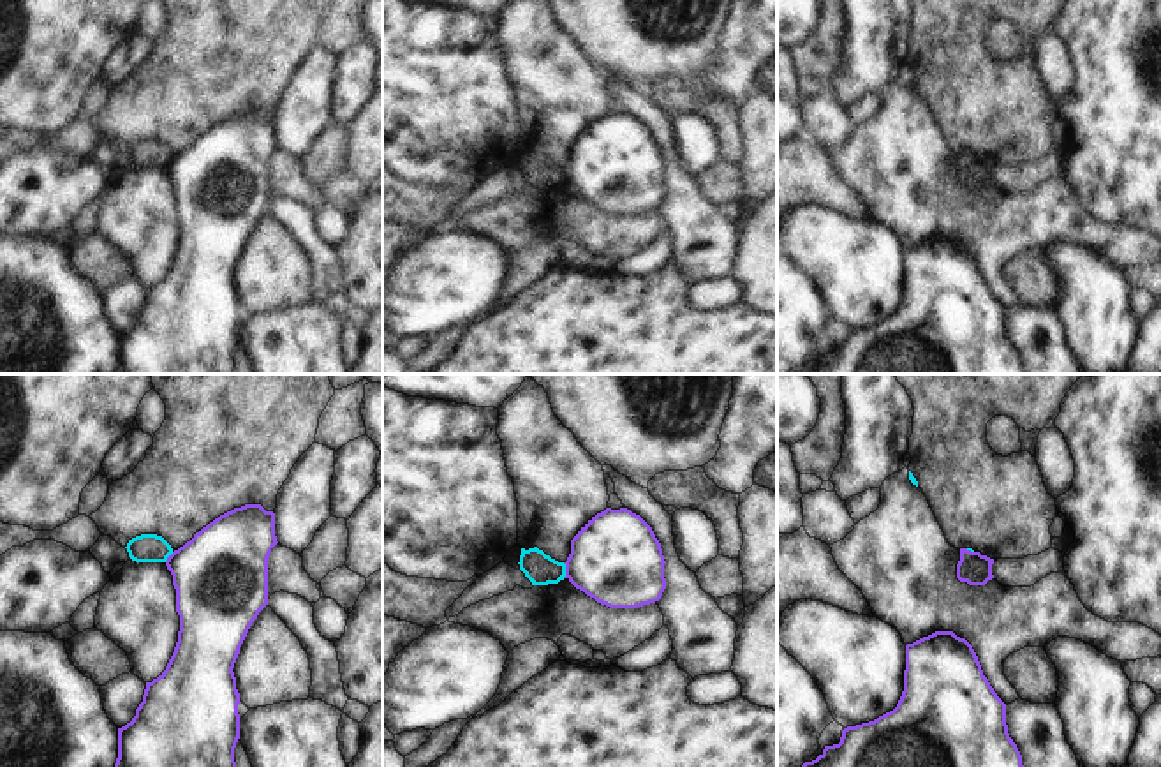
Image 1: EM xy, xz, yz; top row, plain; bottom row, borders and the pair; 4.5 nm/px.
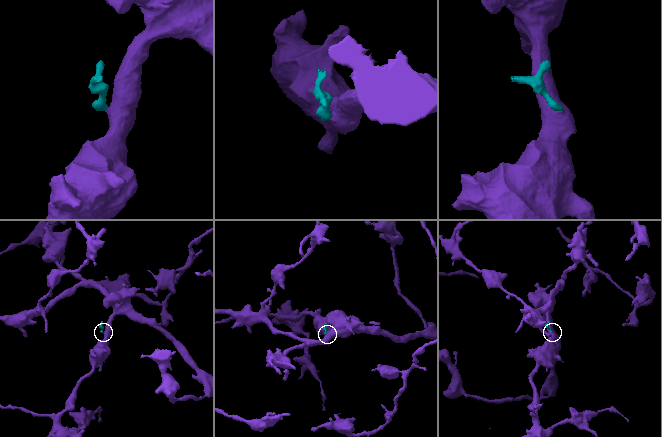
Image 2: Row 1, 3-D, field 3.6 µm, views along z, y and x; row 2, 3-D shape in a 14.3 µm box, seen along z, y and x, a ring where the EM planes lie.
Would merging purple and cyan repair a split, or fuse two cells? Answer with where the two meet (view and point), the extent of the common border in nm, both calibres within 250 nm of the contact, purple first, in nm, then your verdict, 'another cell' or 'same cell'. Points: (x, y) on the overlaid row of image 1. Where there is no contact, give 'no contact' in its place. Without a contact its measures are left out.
xz (566, 570) | 70 nm | 400/140 nm | another cell

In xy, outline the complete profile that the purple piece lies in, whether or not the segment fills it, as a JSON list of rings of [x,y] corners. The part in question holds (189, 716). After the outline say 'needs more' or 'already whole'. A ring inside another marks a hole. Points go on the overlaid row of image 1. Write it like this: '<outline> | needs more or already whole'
[[[245,504],[210,522],[167,557],[166,566],[173,575],[180,615],[178,642],[166,670],[146,682],[132,721],[118,728],[115,767],[236,767],[240,693],[233,668],[252,622],[268,605],[268,557],[277,543],[275,513],[261,504]]] | already whole

